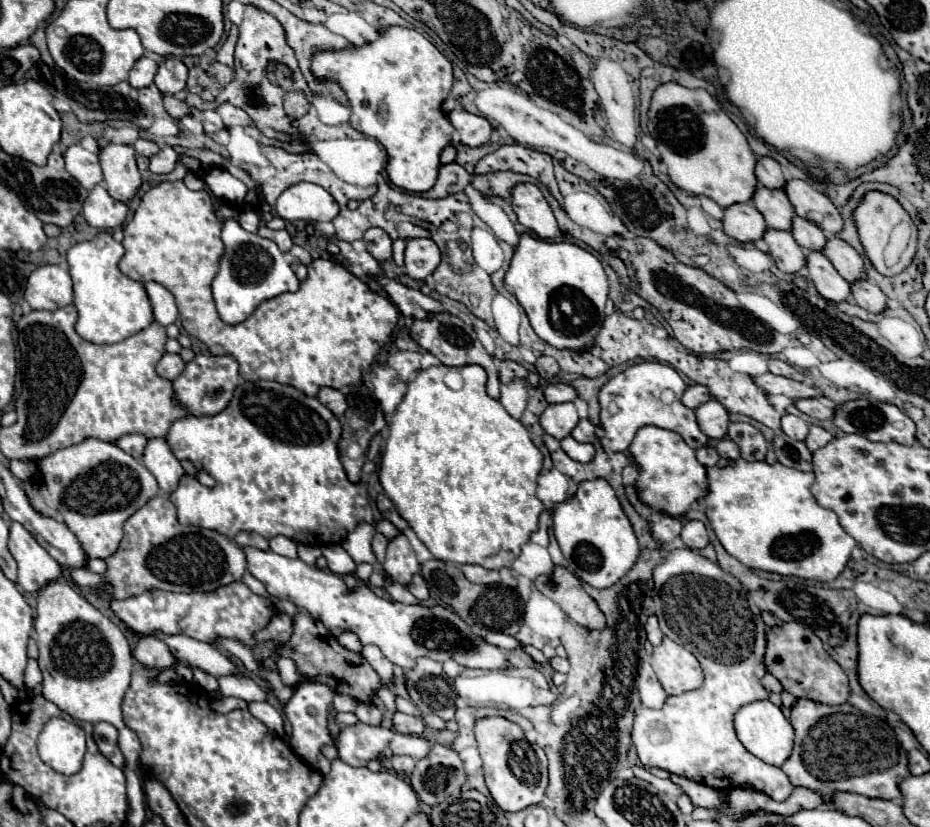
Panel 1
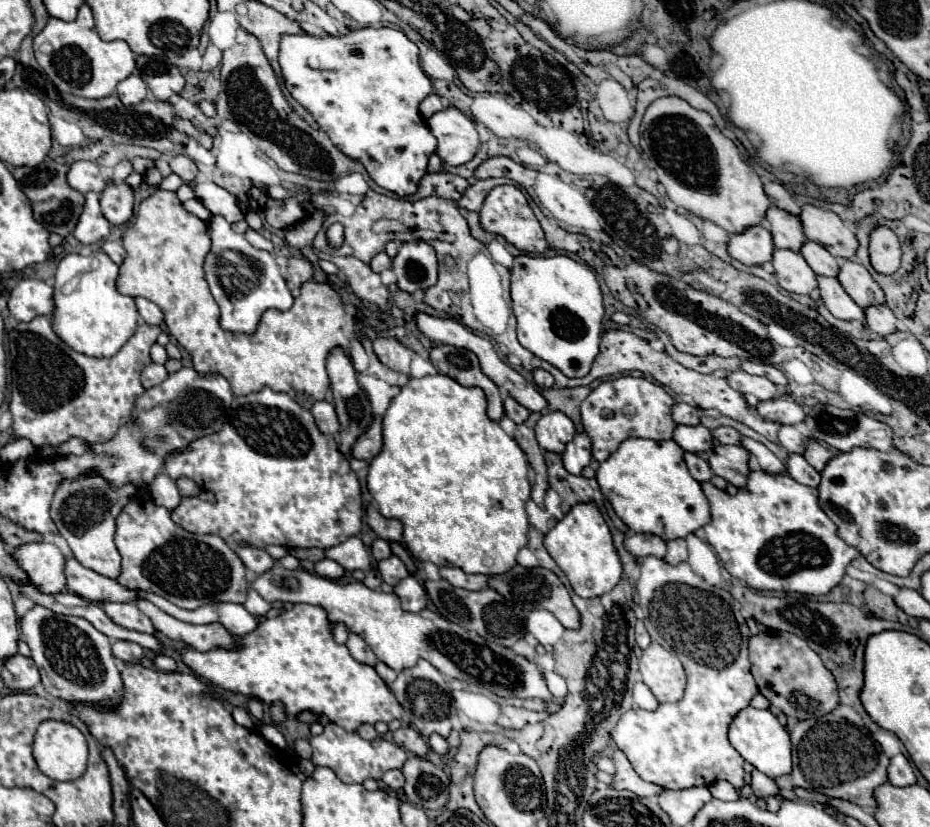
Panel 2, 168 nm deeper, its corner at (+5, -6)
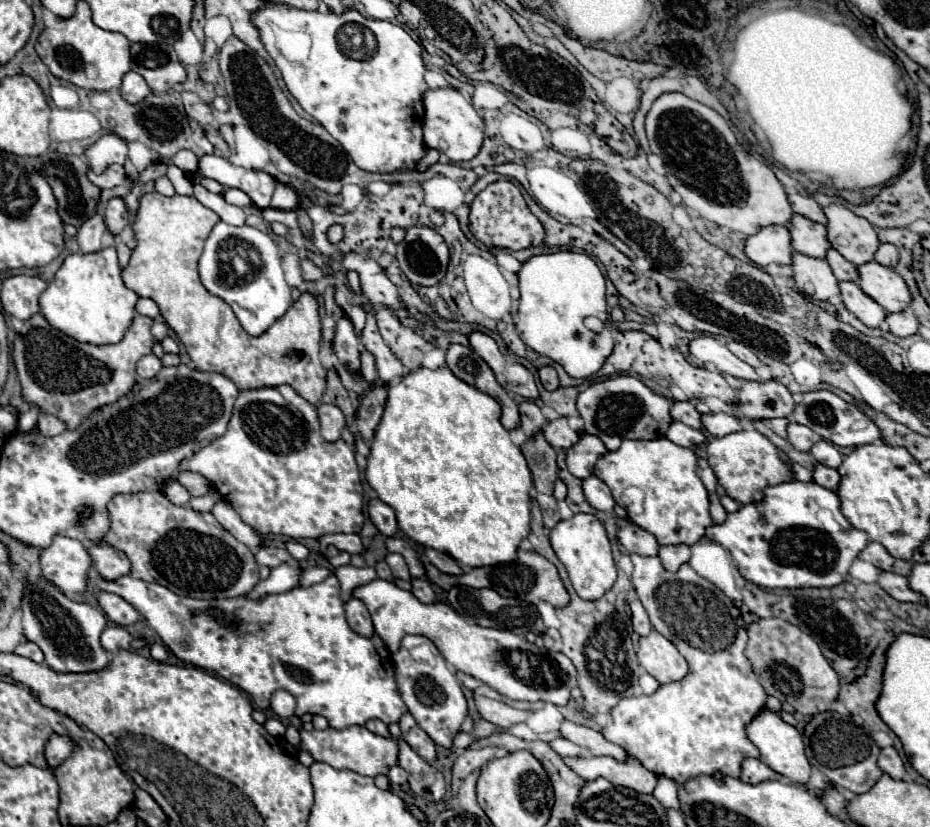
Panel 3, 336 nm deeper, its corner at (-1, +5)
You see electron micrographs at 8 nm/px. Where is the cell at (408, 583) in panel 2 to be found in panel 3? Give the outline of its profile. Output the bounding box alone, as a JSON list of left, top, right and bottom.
[411,578,435,604]

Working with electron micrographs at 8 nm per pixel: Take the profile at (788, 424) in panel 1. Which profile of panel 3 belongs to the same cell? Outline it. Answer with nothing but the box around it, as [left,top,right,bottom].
[787,422,821,452]

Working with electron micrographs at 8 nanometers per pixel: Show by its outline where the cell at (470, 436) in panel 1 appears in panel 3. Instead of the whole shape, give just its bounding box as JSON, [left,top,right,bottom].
[365,366,533,568]

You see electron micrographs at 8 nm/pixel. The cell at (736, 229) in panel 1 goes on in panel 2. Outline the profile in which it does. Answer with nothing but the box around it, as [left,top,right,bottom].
[729,227,775,265]

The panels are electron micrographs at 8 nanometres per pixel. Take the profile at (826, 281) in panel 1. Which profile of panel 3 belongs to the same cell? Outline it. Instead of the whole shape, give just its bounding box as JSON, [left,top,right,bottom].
[839,282,887,328]

